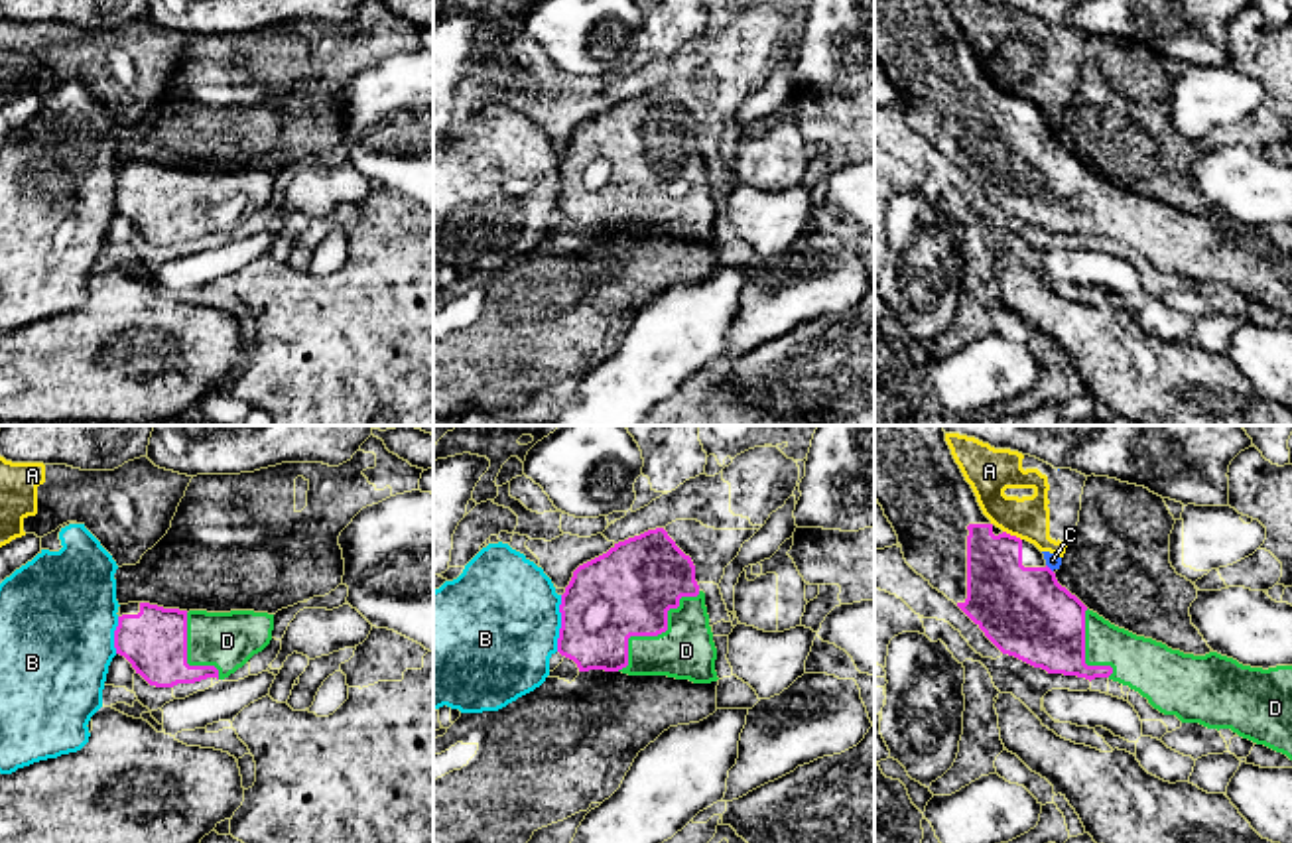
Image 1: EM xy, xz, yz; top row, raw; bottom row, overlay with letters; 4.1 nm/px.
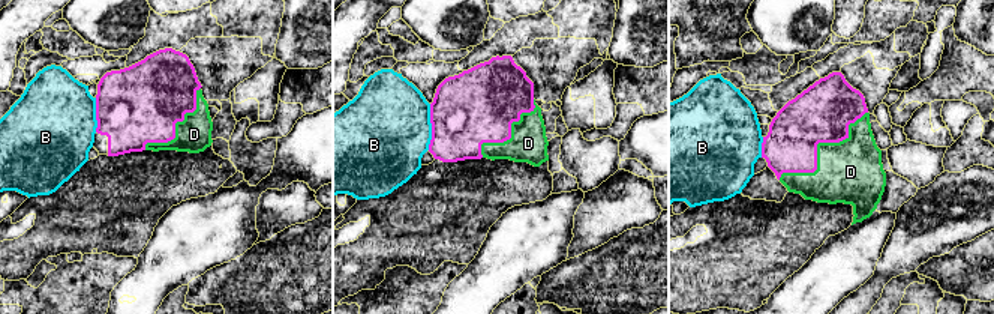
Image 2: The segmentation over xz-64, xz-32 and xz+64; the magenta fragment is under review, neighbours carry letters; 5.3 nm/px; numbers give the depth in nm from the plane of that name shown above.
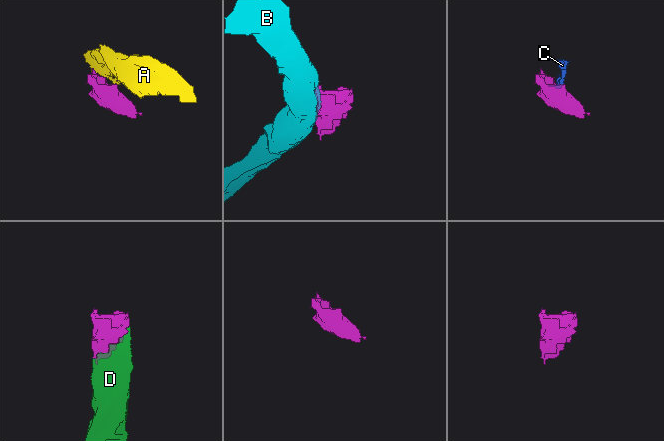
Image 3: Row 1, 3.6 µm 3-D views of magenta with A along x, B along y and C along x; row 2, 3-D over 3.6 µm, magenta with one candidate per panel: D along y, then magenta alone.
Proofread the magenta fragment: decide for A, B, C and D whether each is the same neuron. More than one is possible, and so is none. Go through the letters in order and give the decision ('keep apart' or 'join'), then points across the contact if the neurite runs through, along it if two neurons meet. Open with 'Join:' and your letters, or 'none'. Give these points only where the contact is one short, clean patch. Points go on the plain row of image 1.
Join: D
A: keep apart
B: keep apart
C: keep apart; border along yz (1046, 123), (1052, 130)
D: join

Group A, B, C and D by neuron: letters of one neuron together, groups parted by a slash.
A C / B / D

